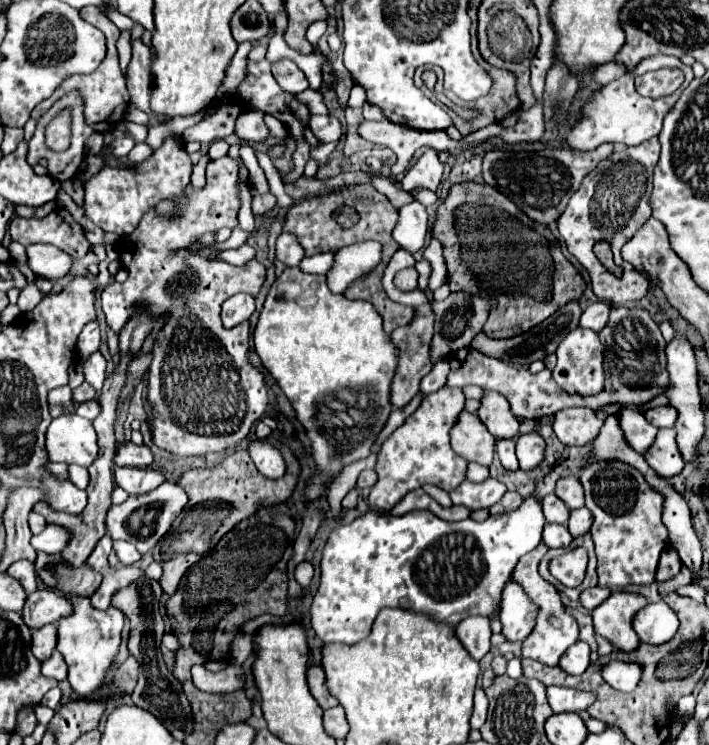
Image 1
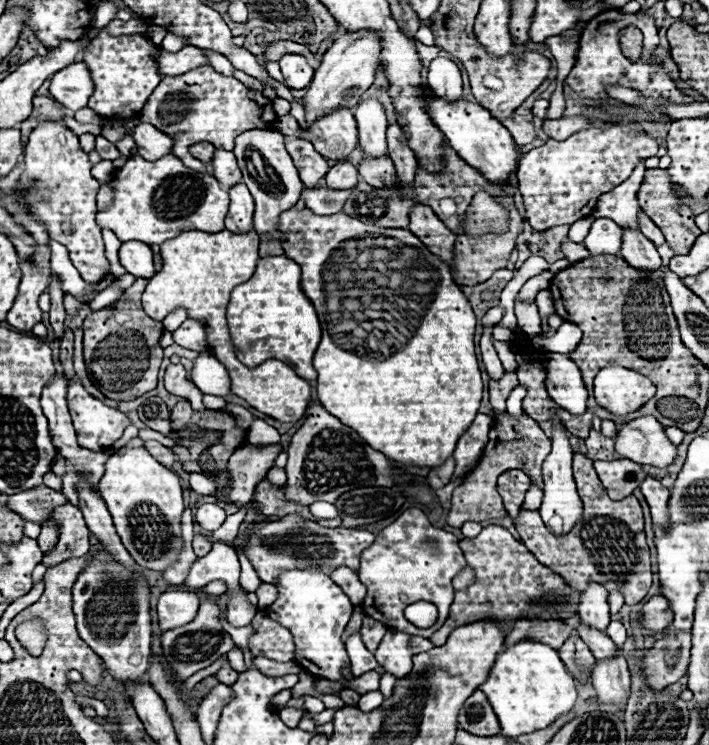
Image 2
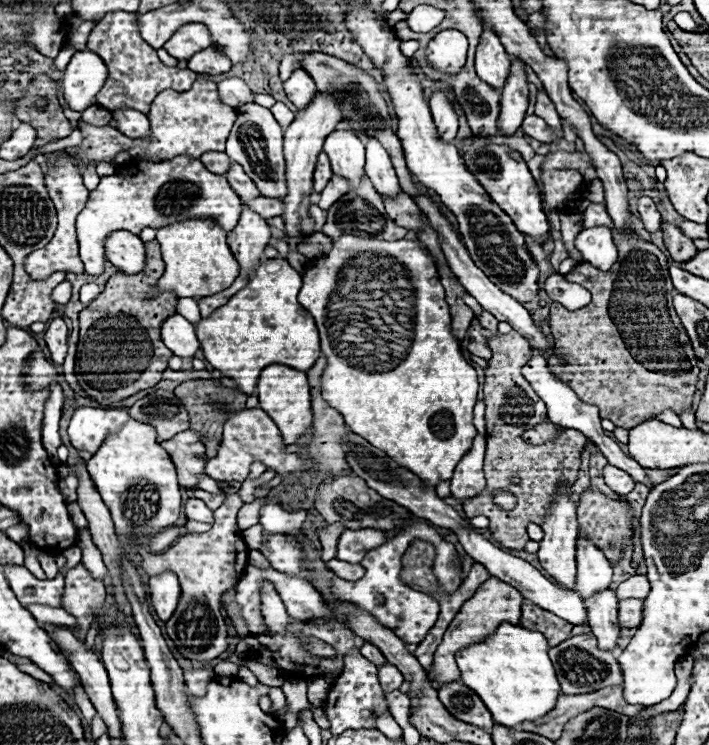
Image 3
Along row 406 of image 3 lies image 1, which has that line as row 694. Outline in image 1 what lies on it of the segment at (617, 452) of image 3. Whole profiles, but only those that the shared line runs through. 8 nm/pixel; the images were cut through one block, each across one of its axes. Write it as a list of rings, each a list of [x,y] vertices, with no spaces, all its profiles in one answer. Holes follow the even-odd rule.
[[[548,686],[548,702],[554,712],[580,712],[594,704],[594,690]]]

